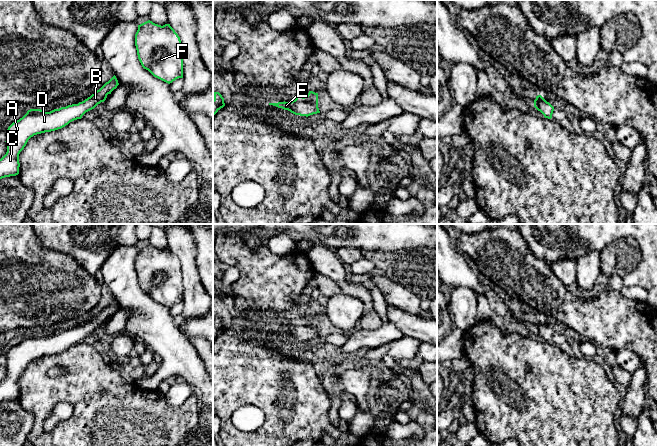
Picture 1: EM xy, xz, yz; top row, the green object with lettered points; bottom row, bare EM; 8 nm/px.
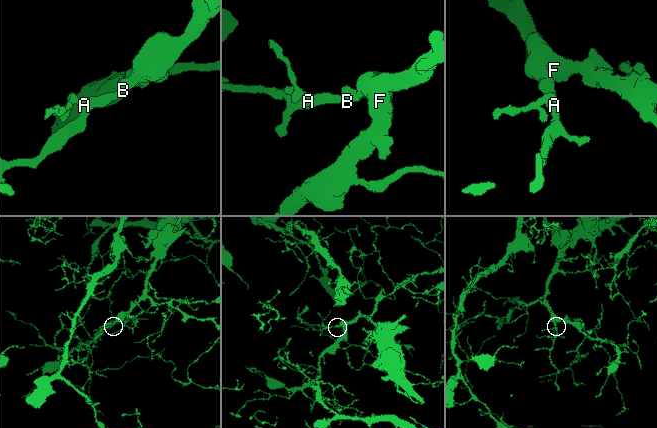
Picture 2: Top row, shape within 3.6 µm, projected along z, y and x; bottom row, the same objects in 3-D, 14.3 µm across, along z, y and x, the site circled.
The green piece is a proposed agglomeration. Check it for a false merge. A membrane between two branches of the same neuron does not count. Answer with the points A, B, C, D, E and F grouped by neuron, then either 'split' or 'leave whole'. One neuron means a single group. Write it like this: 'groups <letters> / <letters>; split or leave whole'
groups A B C D E F; leave whole

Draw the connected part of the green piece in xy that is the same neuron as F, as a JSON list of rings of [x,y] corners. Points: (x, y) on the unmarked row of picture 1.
[[[148,244],[138,249],[135,258],[135,270],[142,291],[154,301],[170,308],[178,302],[183,302],[183,274],[181,264],[170,248],[163,250]]]

